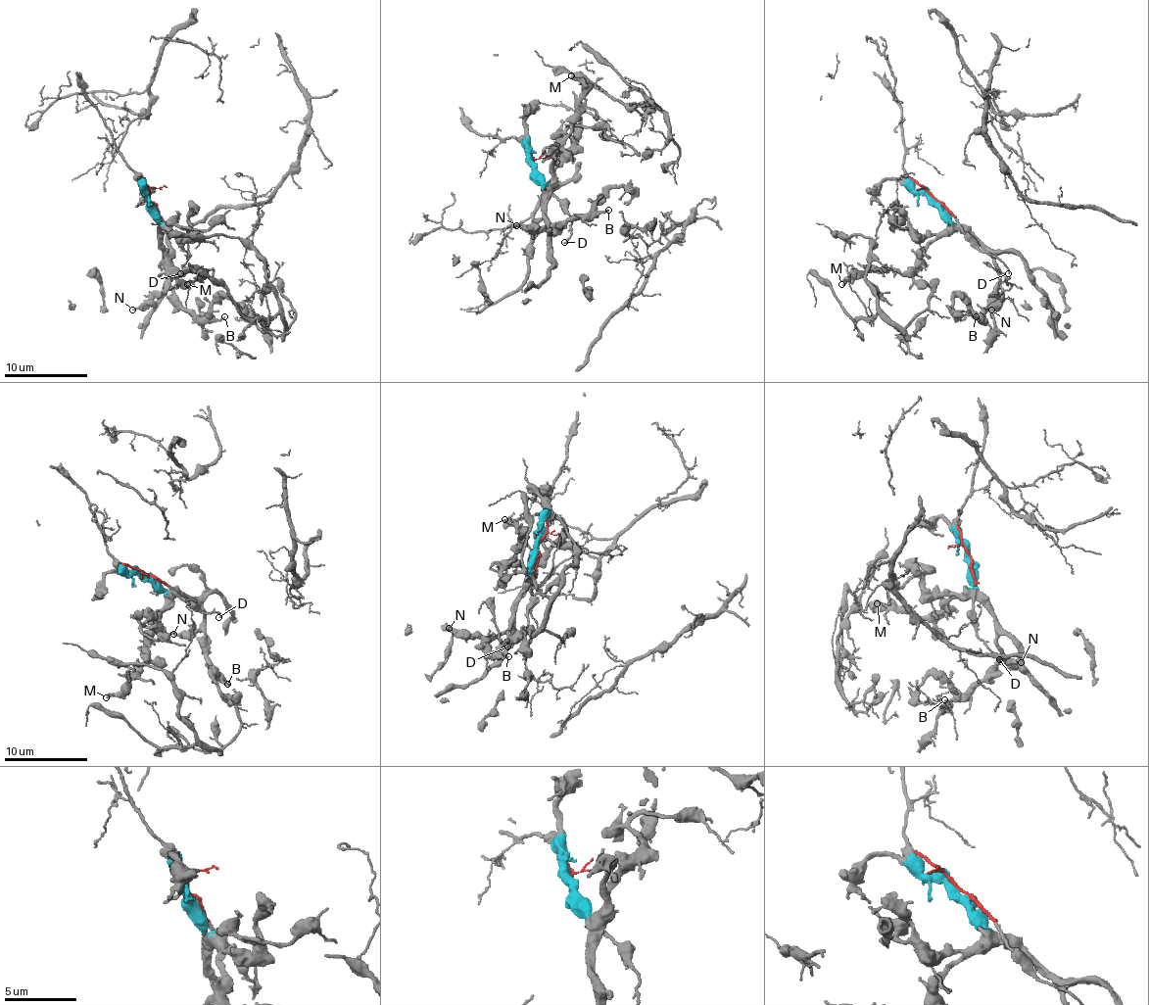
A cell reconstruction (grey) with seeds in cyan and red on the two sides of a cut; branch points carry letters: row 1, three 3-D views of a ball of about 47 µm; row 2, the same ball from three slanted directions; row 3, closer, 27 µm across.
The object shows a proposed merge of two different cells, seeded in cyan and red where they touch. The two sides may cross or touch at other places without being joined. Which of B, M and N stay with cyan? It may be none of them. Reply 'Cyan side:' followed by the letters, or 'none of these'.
Cyan side: B, M, N

